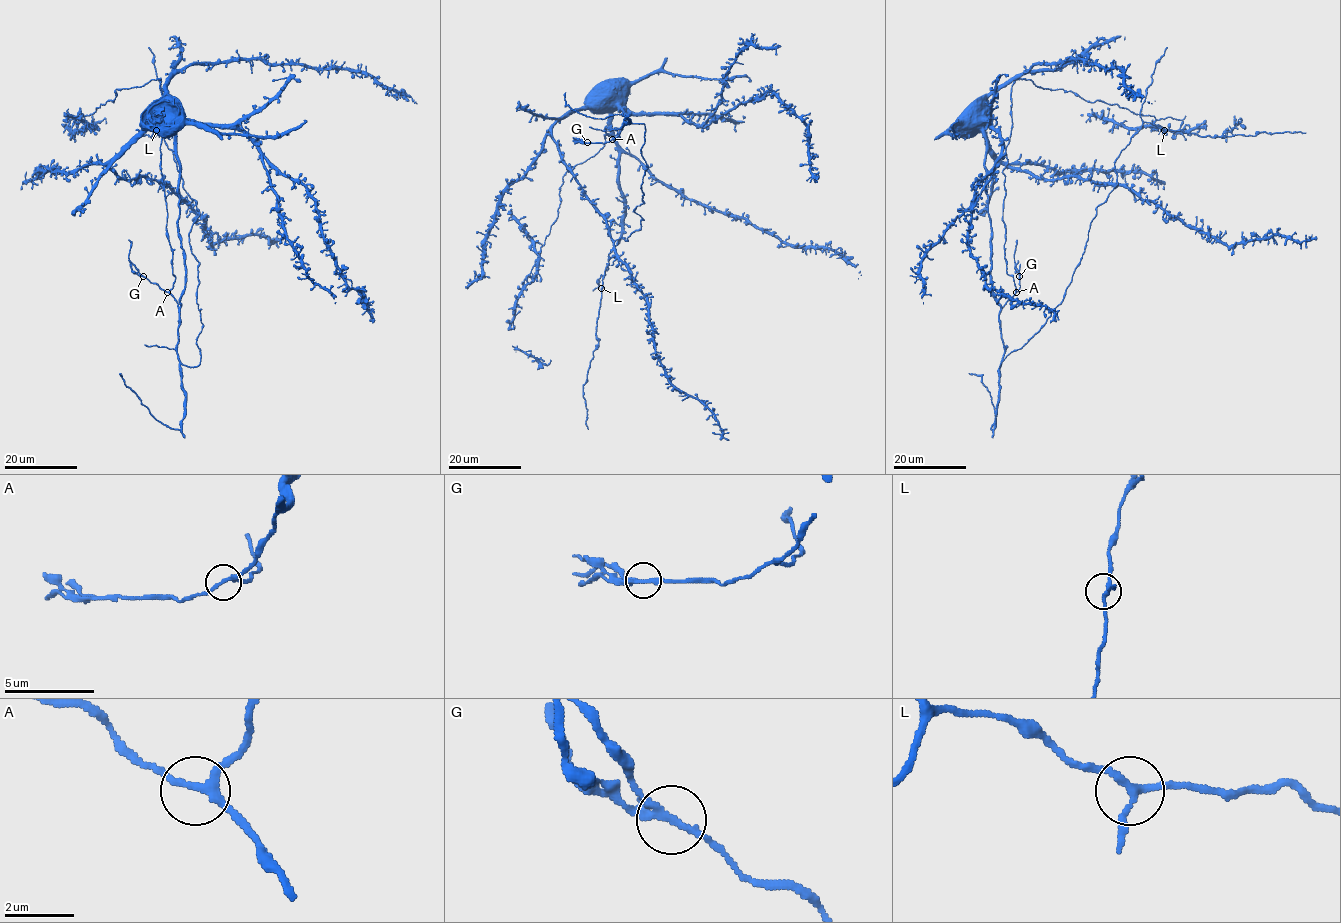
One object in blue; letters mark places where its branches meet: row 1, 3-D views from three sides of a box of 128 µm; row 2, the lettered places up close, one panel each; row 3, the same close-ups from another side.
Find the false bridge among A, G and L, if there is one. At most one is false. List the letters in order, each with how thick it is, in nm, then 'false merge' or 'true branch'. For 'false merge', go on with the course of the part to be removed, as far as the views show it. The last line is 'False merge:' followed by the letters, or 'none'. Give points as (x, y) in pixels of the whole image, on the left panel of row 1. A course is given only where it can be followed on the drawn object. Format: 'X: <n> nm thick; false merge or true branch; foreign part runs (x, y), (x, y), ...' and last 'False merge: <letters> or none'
A: 200 nm thick; true branch
G: 190 nm thick; false merge; foreign part runs (143, 276), (132, 269), (128, 239)
L: 190 nm thick; true branch
False merge: G

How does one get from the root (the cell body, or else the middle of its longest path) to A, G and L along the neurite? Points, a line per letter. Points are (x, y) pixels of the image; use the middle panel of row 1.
A: (629, 115), (620, 133), (612, 139)
G: (629, 115), (620, 133), (613, 139), (606, 143), (587, 142)
L: (629, 115), (622, 128), (645, 125), (647, 168), (634, 209), (643, 219), (608, 253), (601, 288)

